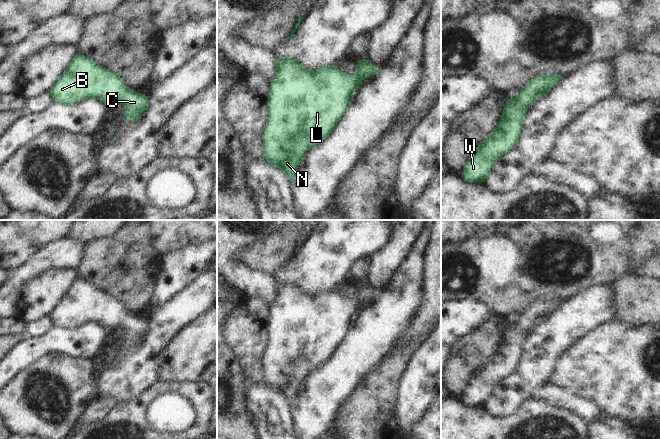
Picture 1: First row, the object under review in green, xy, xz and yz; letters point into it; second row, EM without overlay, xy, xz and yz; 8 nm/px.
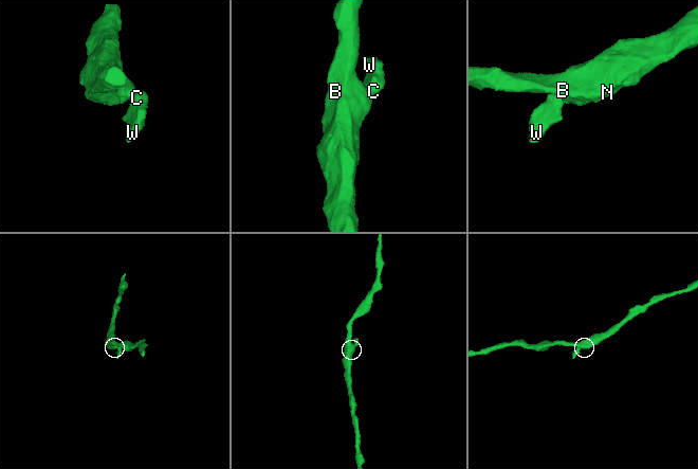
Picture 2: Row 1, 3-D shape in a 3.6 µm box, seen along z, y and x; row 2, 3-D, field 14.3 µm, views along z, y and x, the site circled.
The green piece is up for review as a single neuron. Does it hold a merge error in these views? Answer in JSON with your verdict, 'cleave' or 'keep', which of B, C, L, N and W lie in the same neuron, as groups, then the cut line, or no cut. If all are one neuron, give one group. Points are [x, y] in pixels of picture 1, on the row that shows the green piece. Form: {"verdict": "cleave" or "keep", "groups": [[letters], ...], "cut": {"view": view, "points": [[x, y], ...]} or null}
{"verdict": "keep", "groups": [["B", "C", "L", "N", "W"]], "cut": null}

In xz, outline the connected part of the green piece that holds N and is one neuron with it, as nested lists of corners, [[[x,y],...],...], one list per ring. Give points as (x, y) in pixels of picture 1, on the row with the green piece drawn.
[[[275,55],[276,71],[269,86],[267,101],[267,123],[263,128],[263,158],[277,167],[290,181],[297,172],[305,153],[327,138],[348,109],[356,89],[370,75],[375,75],[377,67],[371,61],[364,59],[356,65],[352,75],[340,71],[336,65],[324,66],[316,70],[303,67],[292,58],[280,58]]]

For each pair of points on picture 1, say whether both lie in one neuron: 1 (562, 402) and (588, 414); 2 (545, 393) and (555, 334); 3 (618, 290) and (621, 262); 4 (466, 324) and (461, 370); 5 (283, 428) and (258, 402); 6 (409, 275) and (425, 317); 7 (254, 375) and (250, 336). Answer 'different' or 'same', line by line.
1: same
2: different
3: different
4: different
5: same
6: different
7: same

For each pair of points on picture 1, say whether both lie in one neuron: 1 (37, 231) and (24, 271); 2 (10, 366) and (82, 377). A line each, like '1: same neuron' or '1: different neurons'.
1: different neurons
2: different neurons

